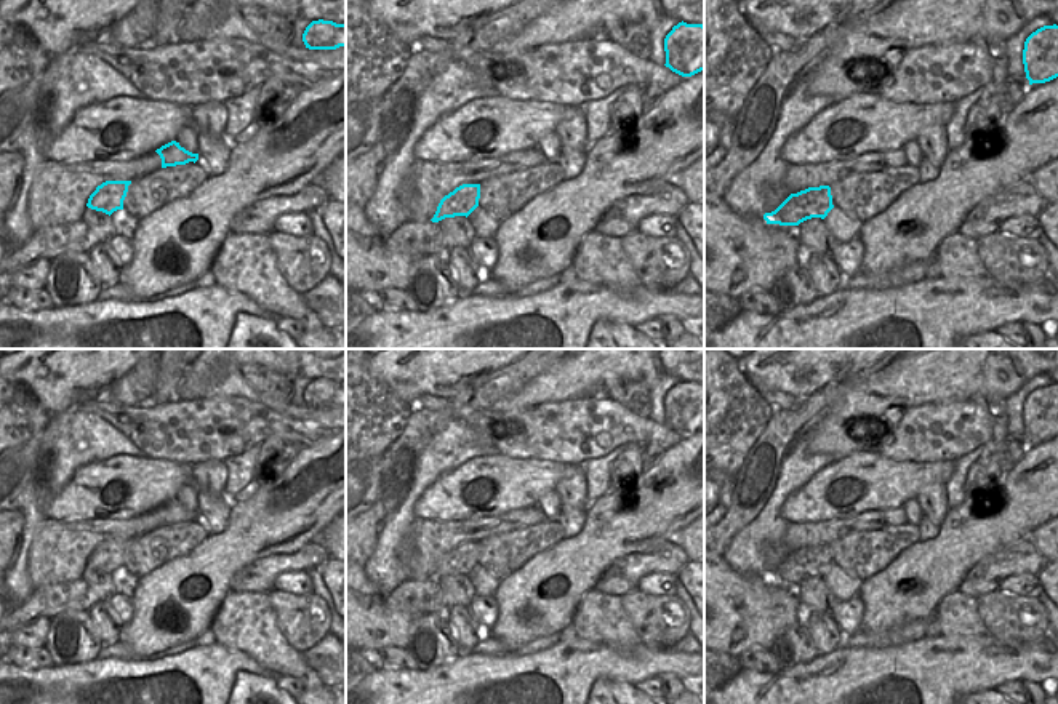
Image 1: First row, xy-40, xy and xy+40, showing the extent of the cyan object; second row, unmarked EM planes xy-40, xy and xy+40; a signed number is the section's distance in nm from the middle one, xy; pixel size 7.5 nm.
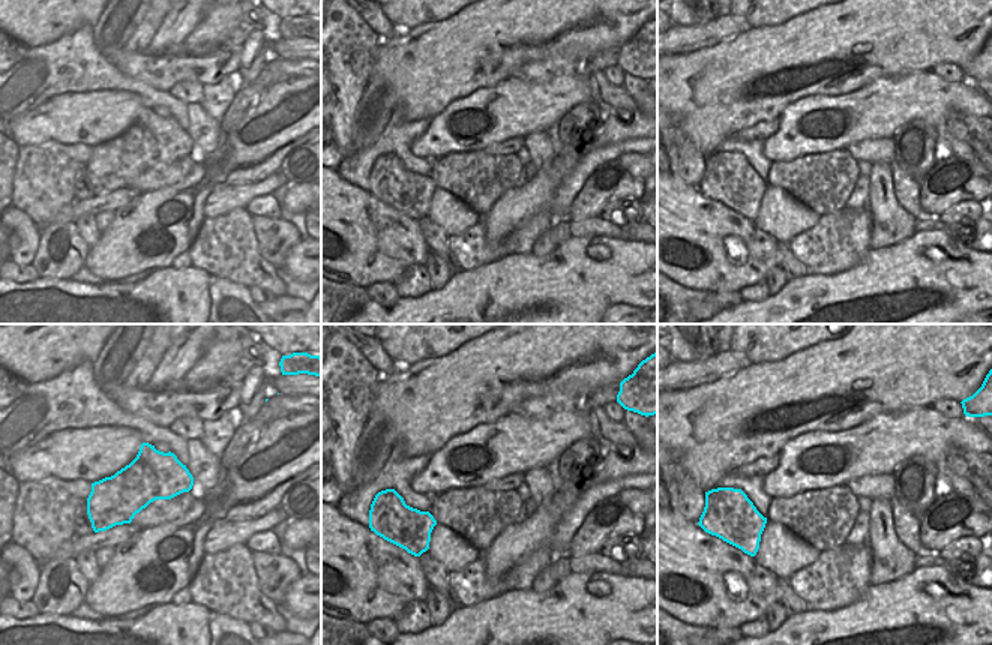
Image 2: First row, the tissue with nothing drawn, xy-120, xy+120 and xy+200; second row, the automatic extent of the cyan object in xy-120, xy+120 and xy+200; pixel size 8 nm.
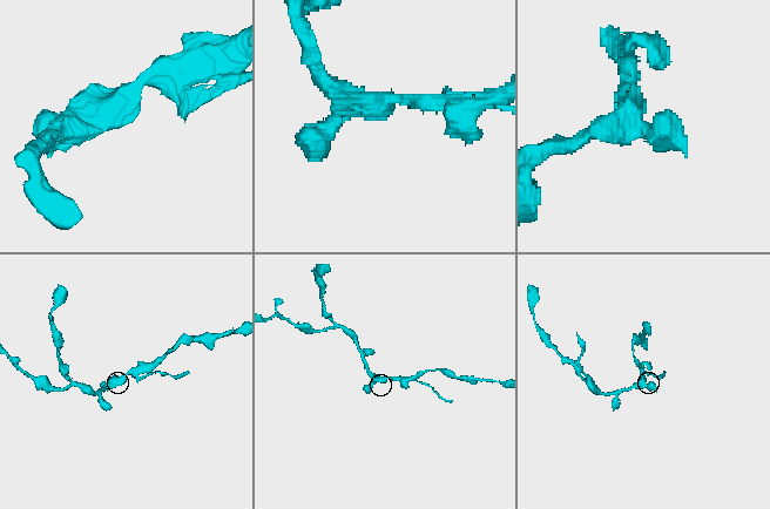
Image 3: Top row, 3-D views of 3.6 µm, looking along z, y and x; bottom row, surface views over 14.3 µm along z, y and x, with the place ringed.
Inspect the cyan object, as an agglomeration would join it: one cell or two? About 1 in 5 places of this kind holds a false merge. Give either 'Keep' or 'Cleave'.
Keep

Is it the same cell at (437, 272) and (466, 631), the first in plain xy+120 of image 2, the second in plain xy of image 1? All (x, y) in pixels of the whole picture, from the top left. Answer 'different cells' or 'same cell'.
same cell

